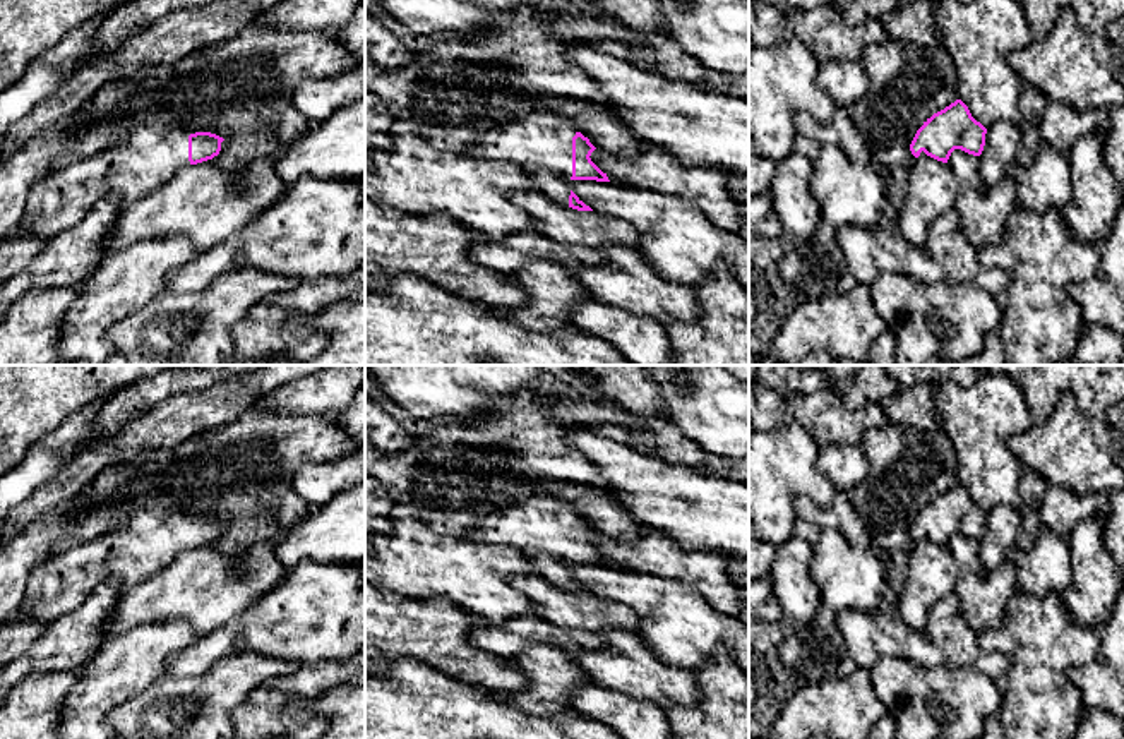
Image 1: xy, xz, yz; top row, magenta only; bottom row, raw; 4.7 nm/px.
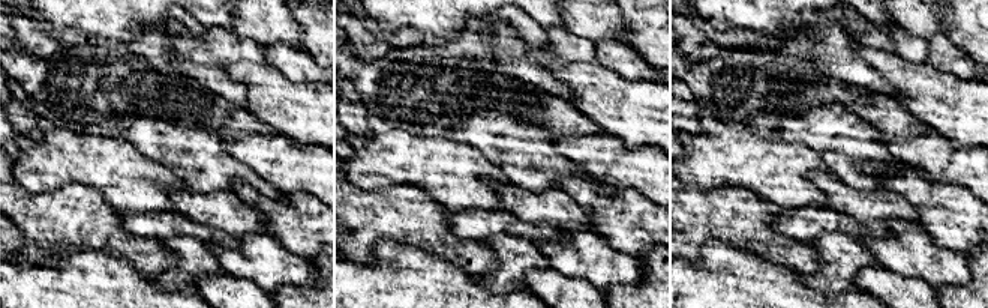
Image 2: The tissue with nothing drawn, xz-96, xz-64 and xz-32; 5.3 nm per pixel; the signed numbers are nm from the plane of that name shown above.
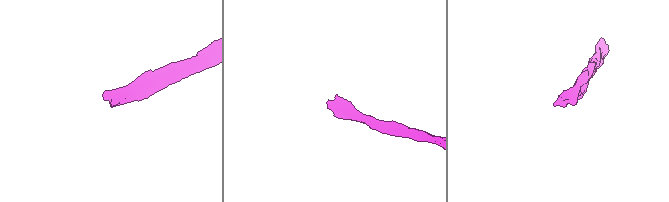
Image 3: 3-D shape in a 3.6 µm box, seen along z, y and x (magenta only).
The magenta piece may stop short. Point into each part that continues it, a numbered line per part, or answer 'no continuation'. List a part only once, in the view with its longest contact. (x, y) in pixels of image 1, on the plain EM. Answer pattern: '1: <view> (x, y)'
1: xz (542, 527)

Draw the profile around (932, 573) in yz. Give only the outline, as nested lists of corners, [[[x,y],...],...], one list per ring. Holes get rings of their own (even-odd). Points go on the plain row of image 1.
[[[930,540],[917,542],[893,610],[912,628],[925,629],[932,605],[954,593],[958,569],[953,552]]]

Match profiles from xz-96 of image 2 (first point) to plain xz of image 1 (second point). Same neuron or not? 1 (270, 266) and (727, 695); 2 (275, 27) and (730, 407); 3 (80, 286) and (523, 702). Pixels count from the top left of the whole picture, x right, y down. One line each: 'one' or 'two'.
1: two
2: two
3: two

